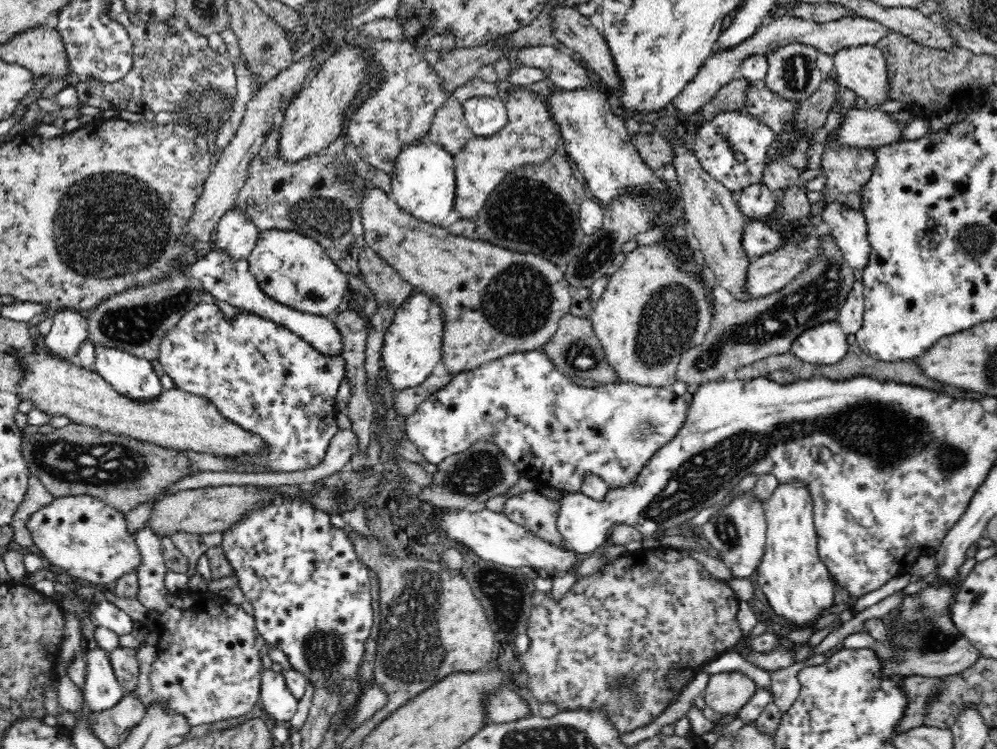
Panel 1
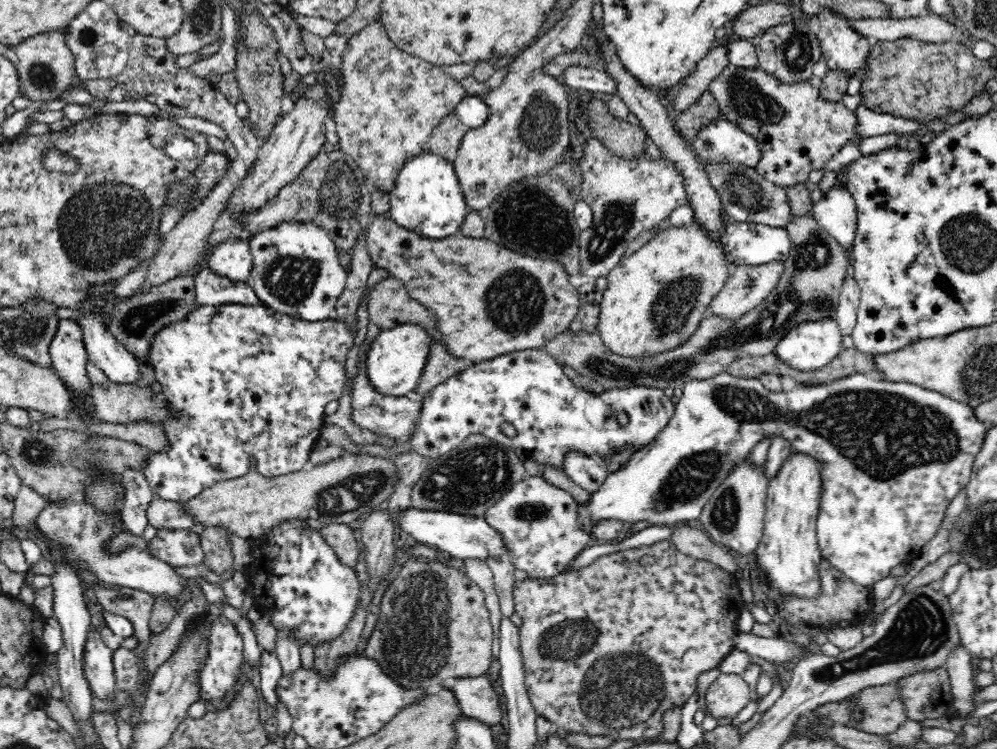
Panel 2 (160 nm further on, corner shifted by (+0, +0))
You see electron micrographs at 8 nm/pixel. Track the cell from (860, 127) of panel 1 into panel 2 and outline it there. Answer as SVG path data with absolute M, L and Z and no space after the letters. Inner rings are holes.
M728 63L722 73L708 85L708 92L718 103L720 116L744 133L754 137L760 143L761 158L755 170L766 181L783 187L791 187L798 183L808 183L812 170L819 170L830 161L840 149L847 144L860 145L858 139L858 119L856 112L848 110L842 101L828 102L821 100L818 94L817 80L803 80L793 83L784 83L778 77L764 72L760 67L746 69Z

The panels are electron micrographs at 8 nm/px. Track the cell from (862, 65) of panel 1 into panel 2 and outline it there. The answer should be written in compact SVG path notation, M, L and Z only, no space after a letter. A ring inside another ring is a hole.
M817 12L820 32L817 35L829 70L842 69L854 76L860 66L868 64L873 42L862 36L842 14Z

